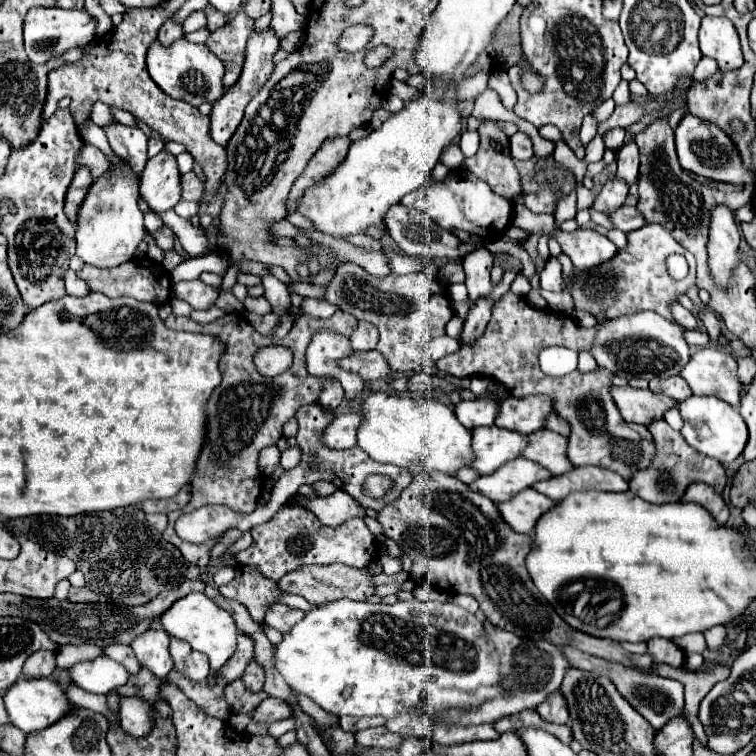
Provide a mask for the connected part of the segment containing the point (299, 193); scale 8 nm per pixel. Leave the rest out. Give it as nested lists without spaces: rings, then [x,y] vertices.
[[[338,137],[338,139],[330,139],[322,145],[322,149],[310,159],[306,171],[300,175],[300,179],[294,181],[294,185],[290,189],[288,205],[286,205],[288,215],[296,211],[296,205],[300,203],[300,197],[304,197],[306,189],[316,185],[324,177],[328,177],[328,173],[332,173],[332,169],[336,169],[336,165],[340,165],[344,161],[344,157],[348,155],[350,143],[352,141],[348,137]]]

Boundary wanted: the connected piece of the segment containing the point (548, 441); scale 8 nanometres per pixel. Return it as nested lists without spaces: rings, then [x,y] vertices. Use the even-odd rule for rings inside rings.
[[[540,429],[530,435],[530,445],[524,449],[522,457],[540,463],[552,475],[564,475],[574,467],[566,457],[566,447],[568,447],[566,437],[550,429]]]

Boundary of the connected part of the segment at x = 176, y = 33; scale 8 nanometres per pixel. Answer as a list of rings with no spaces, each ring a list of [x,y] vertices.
[[[172,19],[170,21],[166,21],[164,25],[162,25],[162,29],[160,29],[160,33],[158,33],[158,41],[162,43],[162,45],[172,45],[172,41],[178,41],[178,39],[182,39],[182,27],[180,25],[176,25]]]

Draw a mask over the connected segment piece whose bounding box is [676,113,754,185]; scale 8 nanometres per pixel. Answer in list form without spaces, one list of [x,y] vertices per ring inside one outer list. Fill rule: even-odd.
[[[690,113],[684,115],[684,119],[676,127],[676,153],[678,153],[682,169],[692,171],[696,175],[702,175],[714,181],[734,183],[734,185],[746,185],[754,181],[754,177],[744,169],[742,159],[734,143],[730,141],[730,137],[722,129],[718,129],[714,123],[702,121]]]

